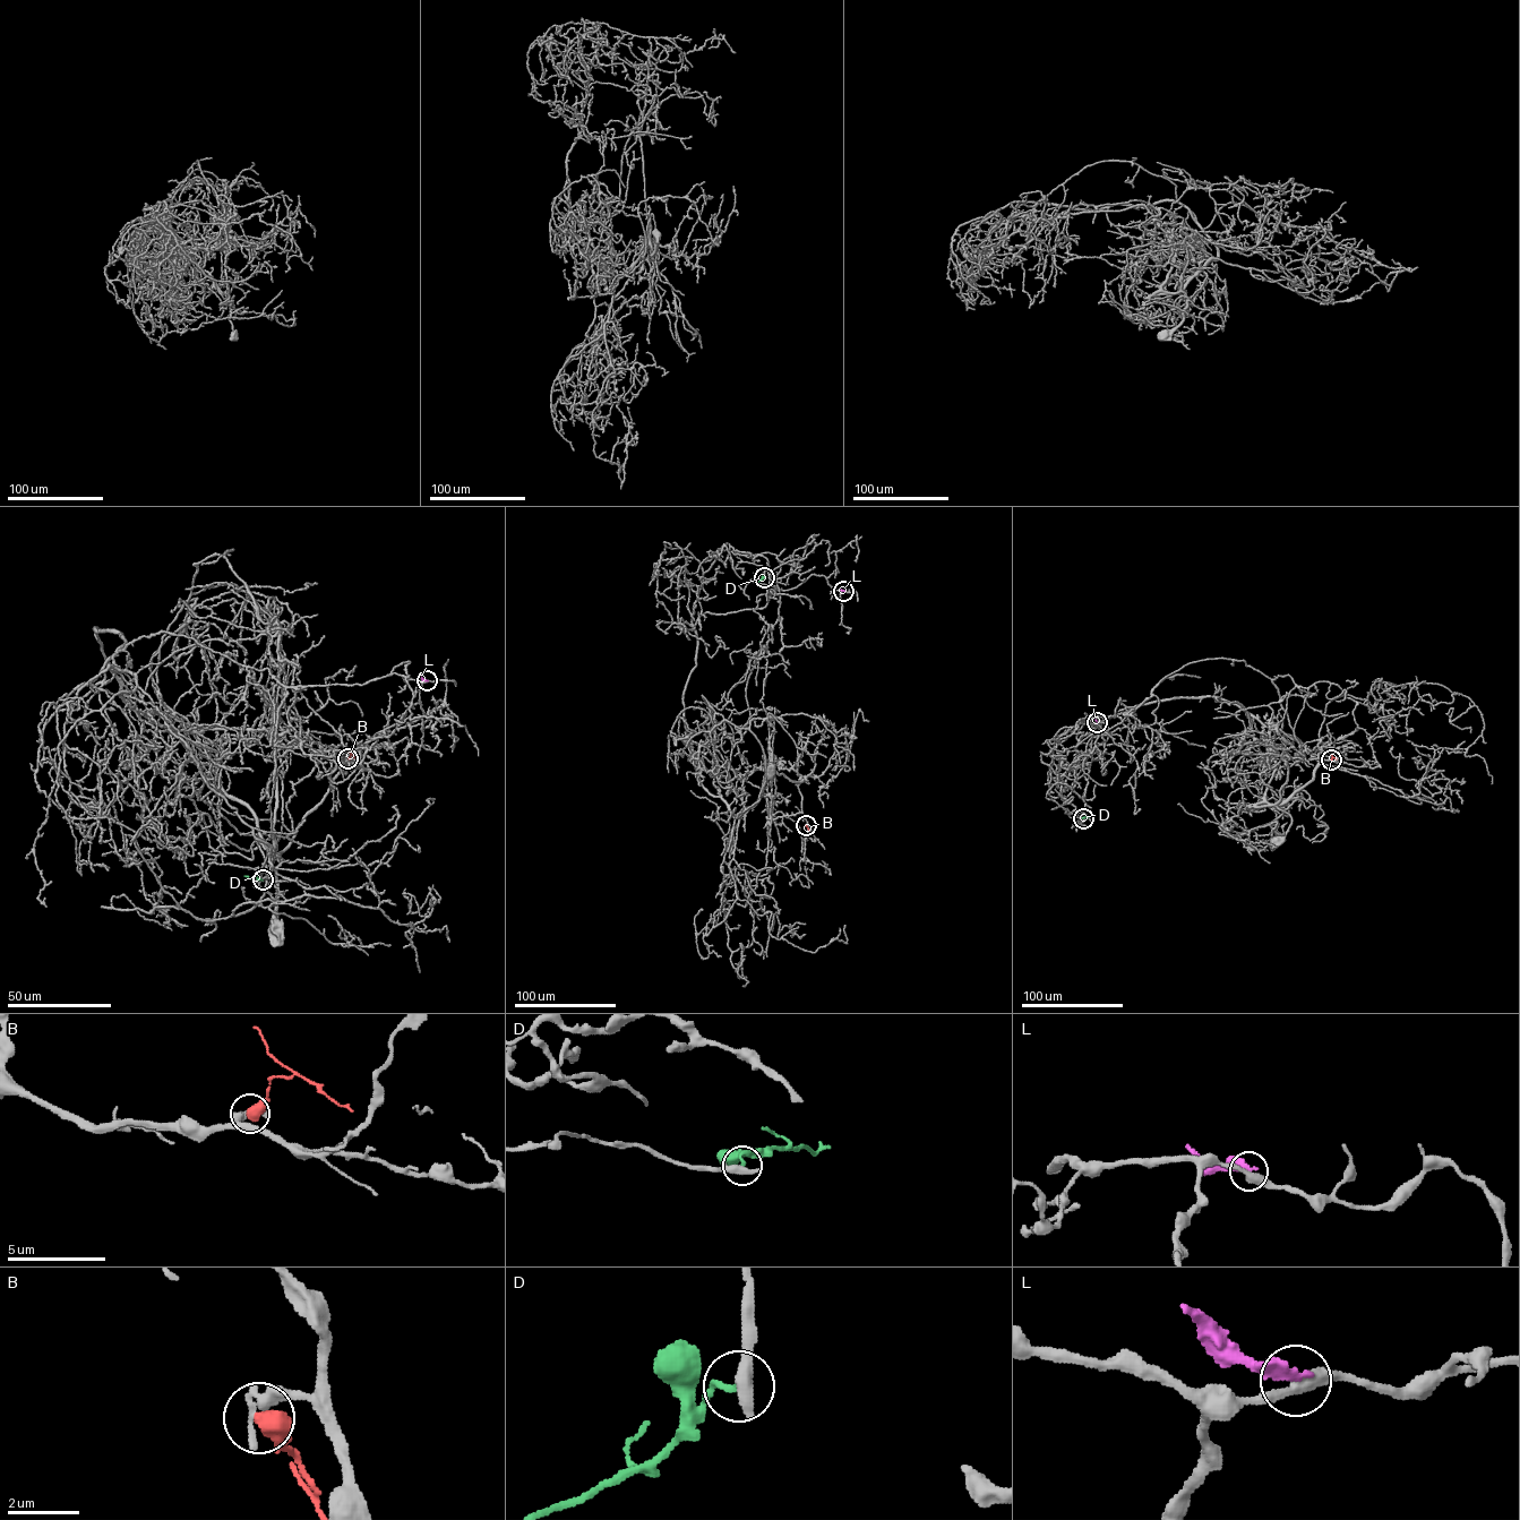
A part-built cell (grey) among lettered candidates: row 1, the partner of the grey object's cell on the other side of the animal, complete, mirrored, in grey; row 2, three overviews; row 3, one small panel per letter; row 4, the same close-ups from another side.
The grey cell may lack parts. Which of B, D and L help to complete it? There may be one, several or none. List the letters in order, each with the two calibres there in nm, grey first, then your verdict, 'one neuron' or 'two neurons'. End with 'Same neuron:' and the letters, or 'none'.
B: calibres 360 and 600 nm; two neurons
D: calibres 480 and 160 nm; two neurons
L: calibres 360 and 340 nm; two neurons
Same neuron: none

